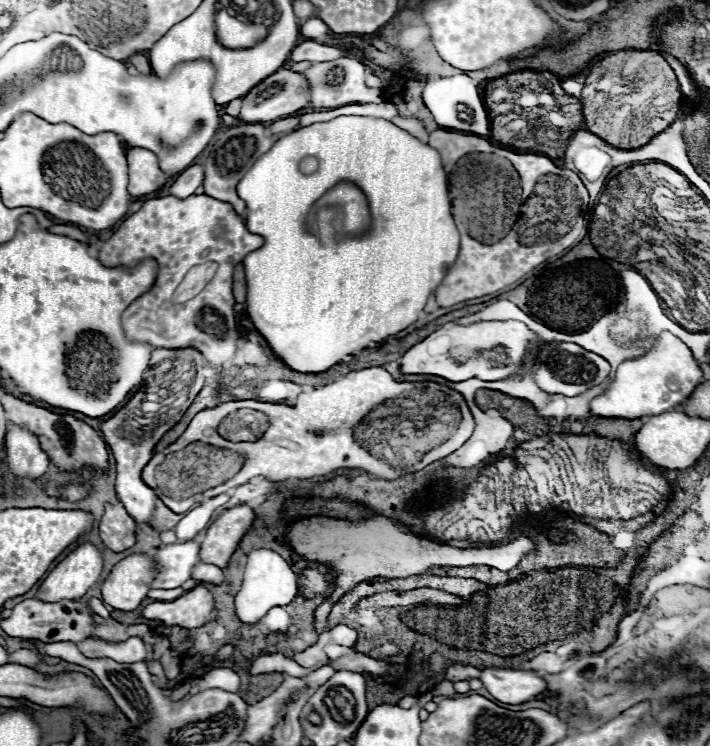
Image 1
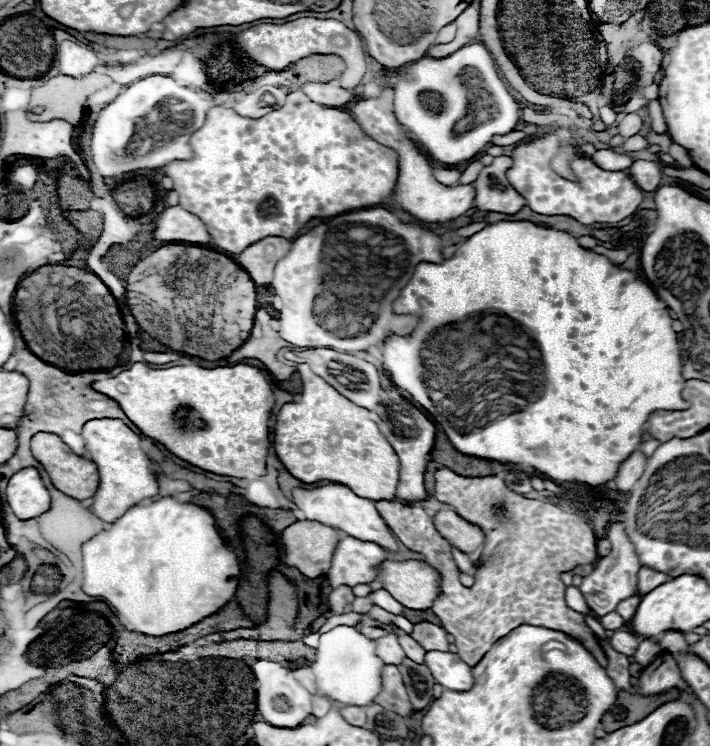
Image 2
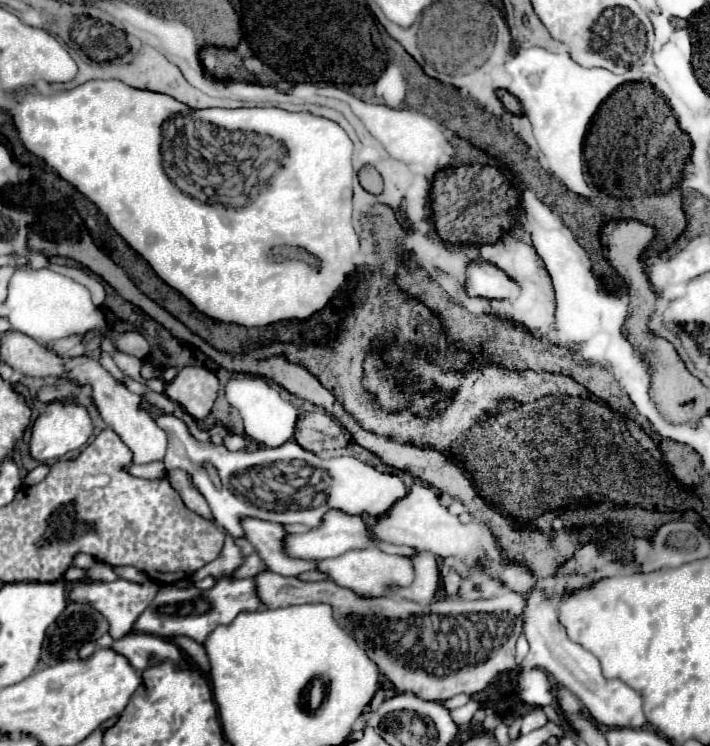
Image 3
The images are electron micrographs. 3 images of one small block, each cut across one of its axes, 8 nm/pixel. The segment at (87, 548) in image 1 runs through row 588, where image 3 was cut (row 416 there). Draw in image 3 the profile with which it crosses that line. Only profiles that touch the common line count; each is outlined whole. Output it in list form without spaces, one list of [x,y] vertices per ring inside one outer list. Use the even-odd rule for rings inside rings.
[[[50,404],[46,406],[46,410],[36,418],[34,426],[32,426],[32,434],[30,434],[30,456],[36,462],[54,462],[60,460],[64,454],[78,450],[80,446],[86,444],[86,440],[92,434],[92,420],[88,416],[88,412],[80,406],[80,404]]]

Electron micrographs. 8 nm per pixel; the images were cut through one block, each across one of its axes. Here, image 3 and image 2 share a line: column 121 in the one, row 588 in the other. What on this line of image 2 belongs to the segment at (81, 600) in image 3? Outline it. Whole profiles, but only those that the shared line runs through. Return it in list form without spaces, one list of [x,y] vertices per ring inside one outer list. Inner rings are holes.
[[[616,518],[610,520],[610,526],[606,530],[606,536],[612,542],[612,552],[610,556],[604,556],[596,562],[592,574],[584,576],[582,584],[580,584],[580,592],[586,598],[588,608],[596,614],[596,616],[604,616],[608,612],[614,612],[614,608],[618,606],[618,602],[638,594],[638,570],[640,570],[640,560],[638,554],[634,552],[634,544],[630,542],[626,528],[624,528],[624,520]]]

